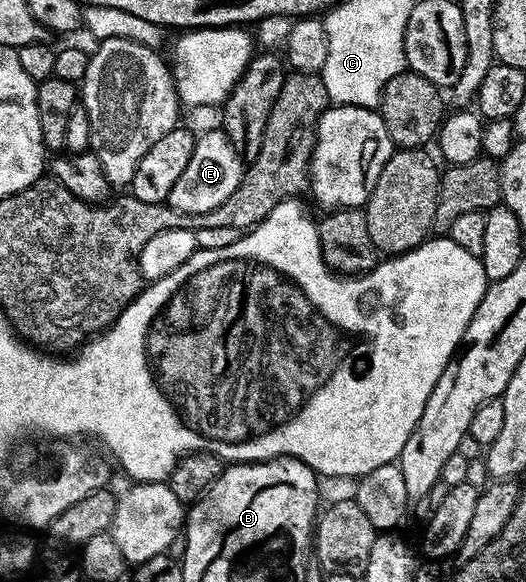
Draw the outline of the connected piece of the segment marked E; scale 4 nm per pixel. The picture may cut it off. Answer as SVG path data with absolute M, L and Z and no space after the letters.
M214 127L203 137L199 136L194 142L192 159L188 159L188 167L184 167L180 179L176 179L176 187L172 187L168 204L176 211L188 213L207 213L224 203L236 187L240 187L244 162L232 143L226 138L221 128Z

